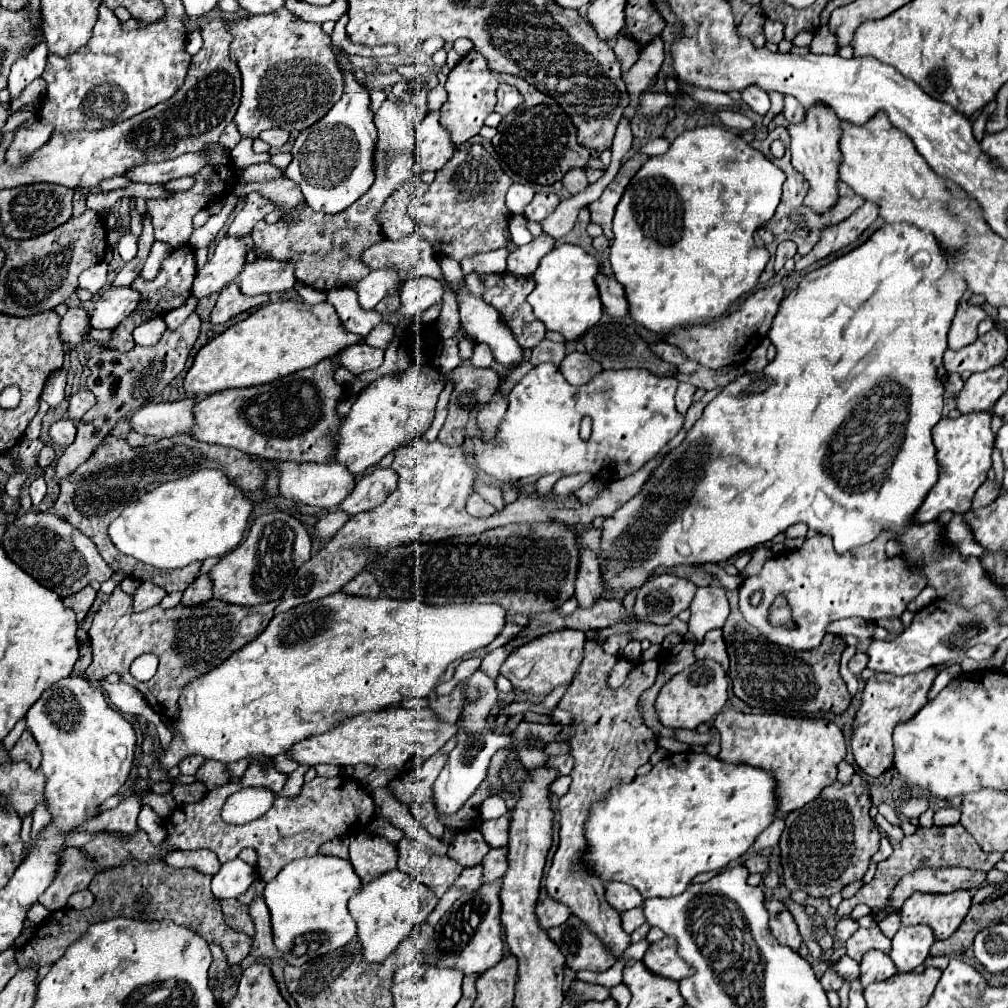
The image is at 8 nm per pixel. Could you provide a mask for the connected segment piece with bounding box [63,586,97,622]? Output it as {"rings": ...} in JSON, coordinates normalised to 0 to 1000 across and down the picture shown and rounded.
{"rings":[[[86,581],[86,583],[82,583],[82,587],[76,587],[74,591],[66,591],[63,595],[63,599],[76,609],[76,617],[82,617],[82,613],[86,611],[94,591],[96,591],[96,587],[90,581]]]}

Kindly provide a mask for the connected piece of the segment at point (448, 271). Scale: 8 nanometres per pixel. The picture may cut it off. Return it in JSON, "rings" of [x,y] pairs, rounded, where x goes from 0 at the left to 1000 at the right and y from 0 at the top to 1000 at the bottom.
{"rings":[[[445,255],[434,256],[434,259],[436,260],[438,271],[444,281],[451,284],[451,282],[455,282],[457,278],[460,278],[461,273],[457,268],[455,260]]]}

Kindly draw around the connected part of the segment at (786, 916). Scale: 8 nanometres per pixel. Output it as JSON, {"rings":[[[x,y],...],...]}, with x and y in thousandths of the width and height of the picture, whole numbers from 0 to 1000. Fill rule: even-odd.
{"rings":[[[759,893],[761,905],[763,905],[763,923],[771,931],[773,937],[783,938],[785,942],[793,944],[795,938],[795,929],[791,923],[791,917],[783,903],[773,895],[773,893]]]}

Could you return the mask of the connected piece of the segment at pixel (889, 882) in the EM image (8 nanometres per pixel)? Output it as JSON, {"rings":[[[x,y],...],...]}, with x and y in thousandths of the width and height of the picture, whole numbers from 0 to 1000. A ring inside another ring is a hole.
{"rings":[[[945,817],[945,819],[924,819],[924,821],[916,821],[912,819],[908,823],[908,827],[904,829],[896,829],[894,833],[882,833],[886,839],[886,847],[870,857],[870,865],[868,871],[858,877],[846,891],[836,893],[830,901],[832,911],[840,911],[844,907],[844,903],[850,897],[860,897],[862,901],[876,901],[876,897],[880,897],[884,883],[890,879],[890,875],[898,869],[904,867],[916,859],[924,859],[924,861],[932,861],[932,859],[955,859],[955,861],[963,861],[963,863],[975,863],[981,865],[987,861],[987,857],[991,853],[995,853],[993,845],[983,845],[977,847],[971,837],[965,833],[965,829],[953,819],[953,817]]]}

